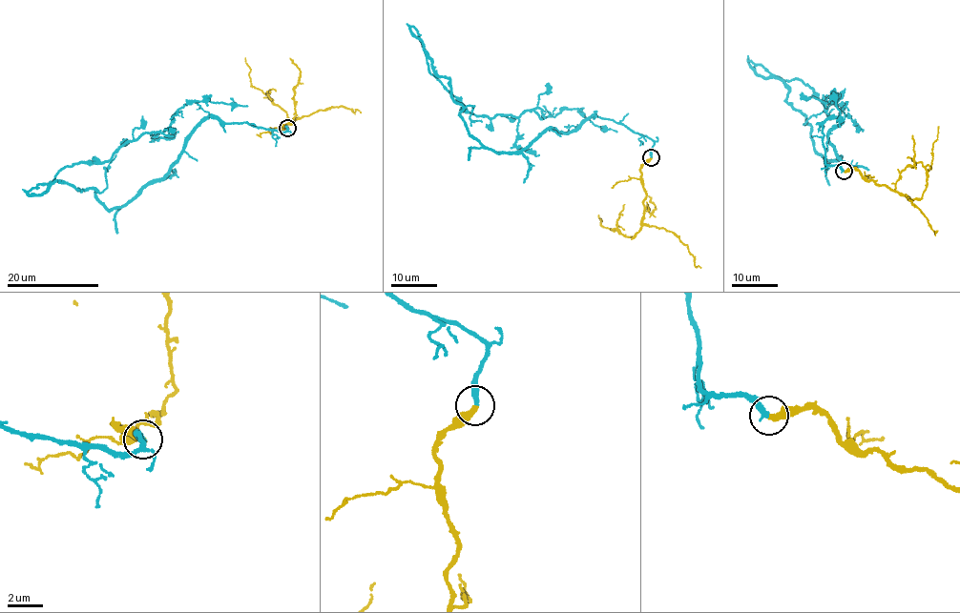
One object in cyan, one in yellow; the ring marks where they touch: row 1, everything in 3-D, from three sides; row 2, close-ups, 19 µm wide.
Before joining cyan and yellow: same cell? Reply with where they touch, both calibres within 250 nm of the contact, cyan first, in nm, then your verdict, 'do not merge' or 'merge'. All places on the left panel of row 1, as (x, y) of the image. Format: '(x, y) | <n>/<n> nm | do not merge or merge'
(287, 128) | 320/360 nm | merge

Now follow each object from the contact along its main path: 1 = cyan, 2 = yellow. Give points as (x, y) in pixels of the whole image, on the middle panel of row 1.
1: (650, 157), (646, 135), (592, 116), (501, 153), (469, 132), (427, 59), (478, 115), (578, 110), (617, 132)
2: (650, 157), (640, 168), (646, 199), (642, 225), (634, 237), (600, 224), (598, 214)

